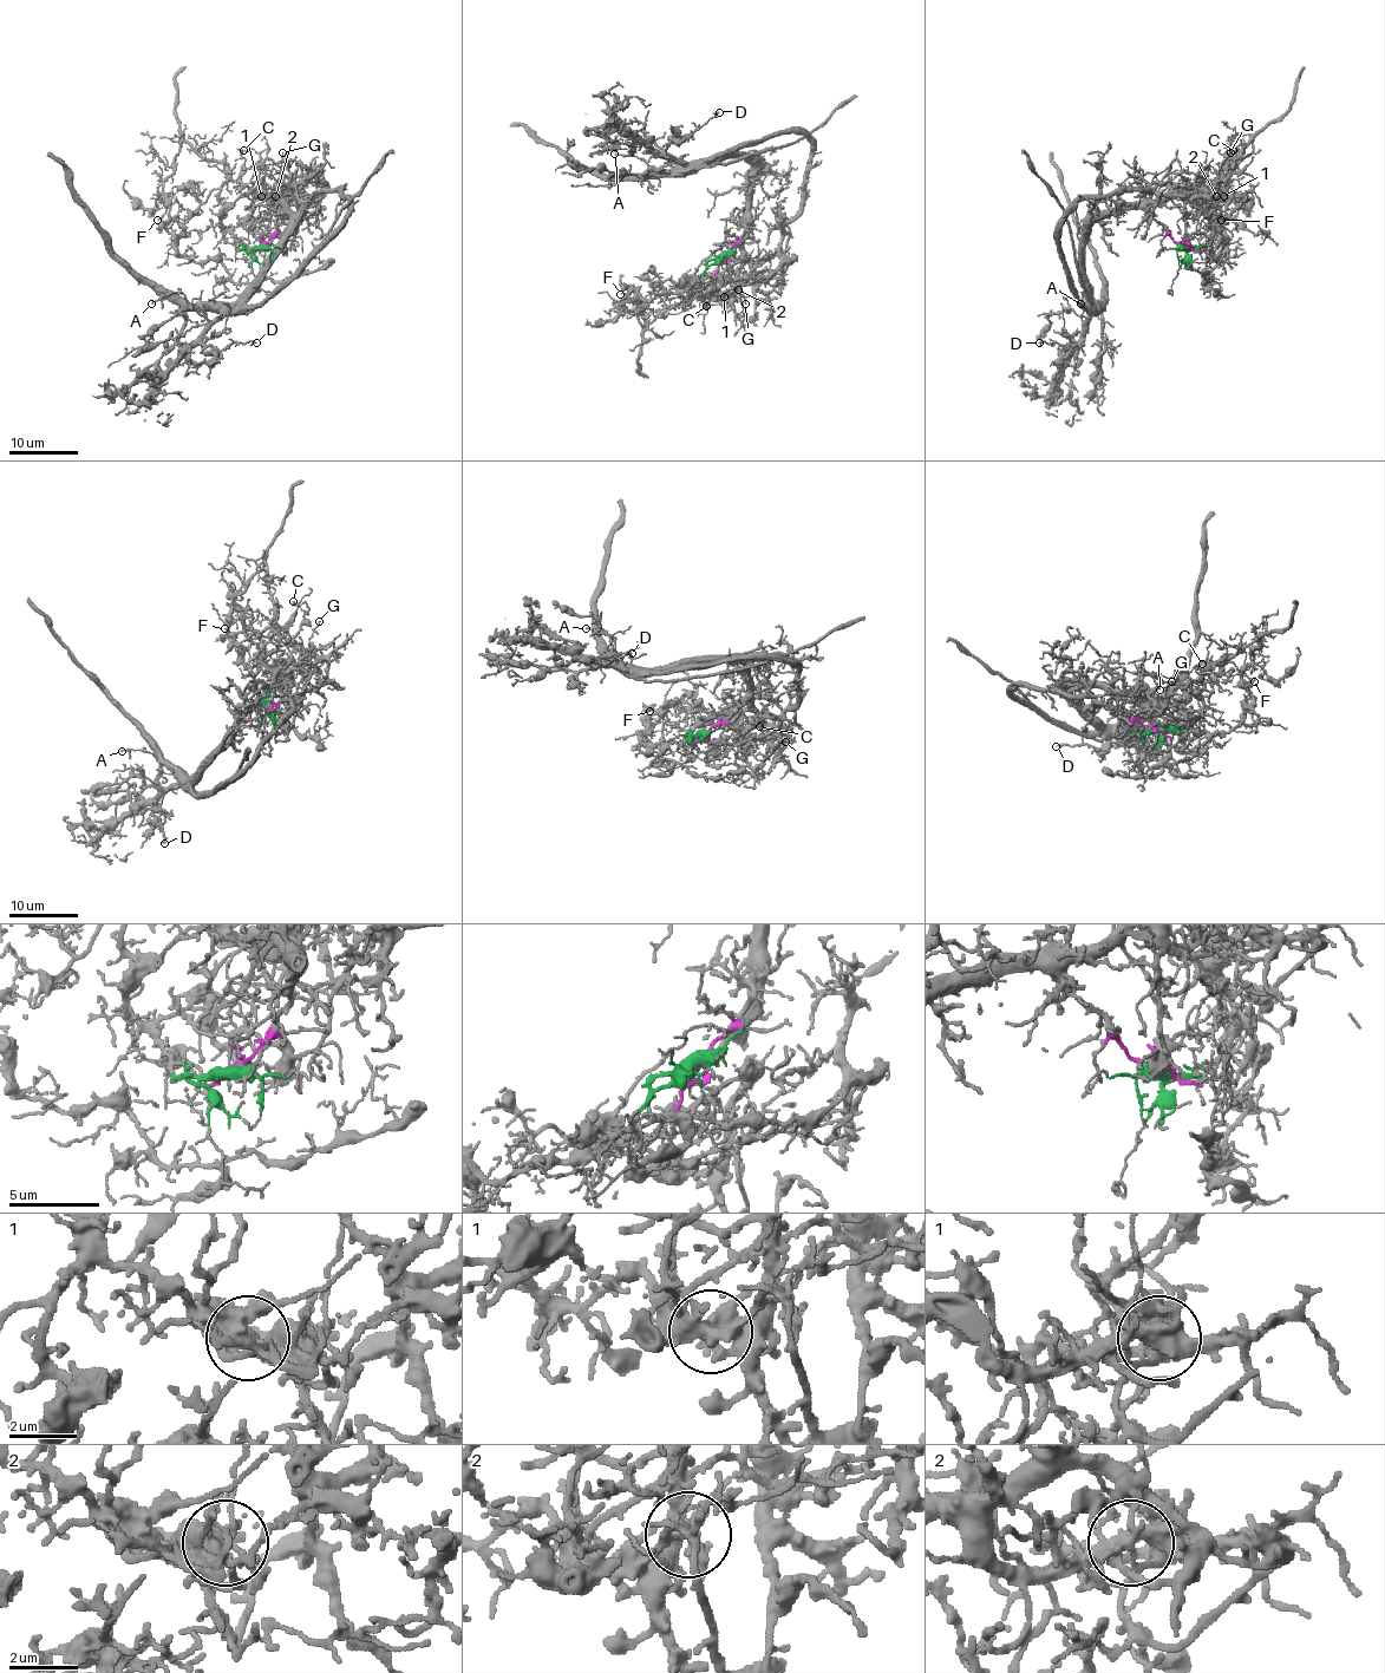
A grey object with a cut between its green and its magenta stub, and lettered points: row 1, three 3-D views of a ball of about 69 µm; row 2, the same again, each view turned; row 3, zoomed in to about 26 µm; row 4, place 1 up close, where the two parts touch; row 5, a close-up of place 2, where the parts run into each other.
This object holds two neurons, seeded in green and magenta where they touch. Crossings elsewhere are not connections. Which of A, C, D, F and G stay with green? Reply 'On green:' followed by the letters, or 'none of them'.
On green: C, F, G

